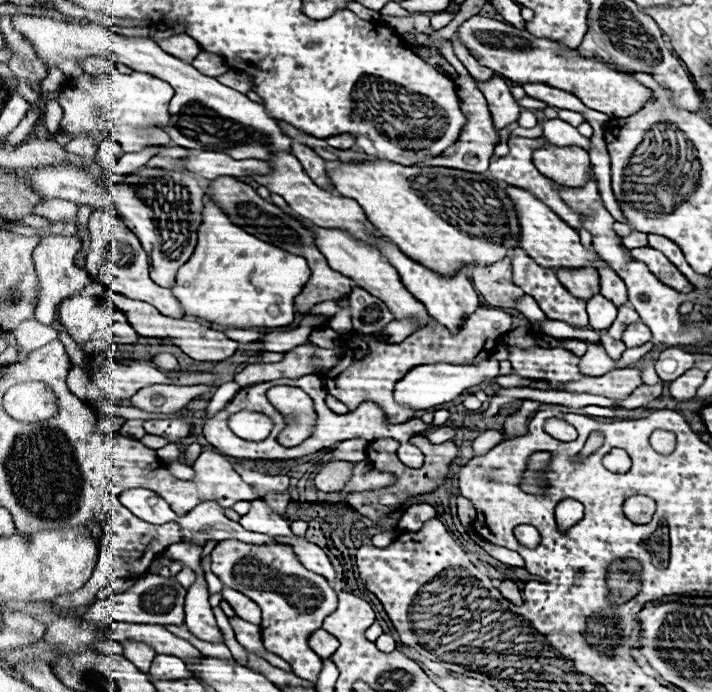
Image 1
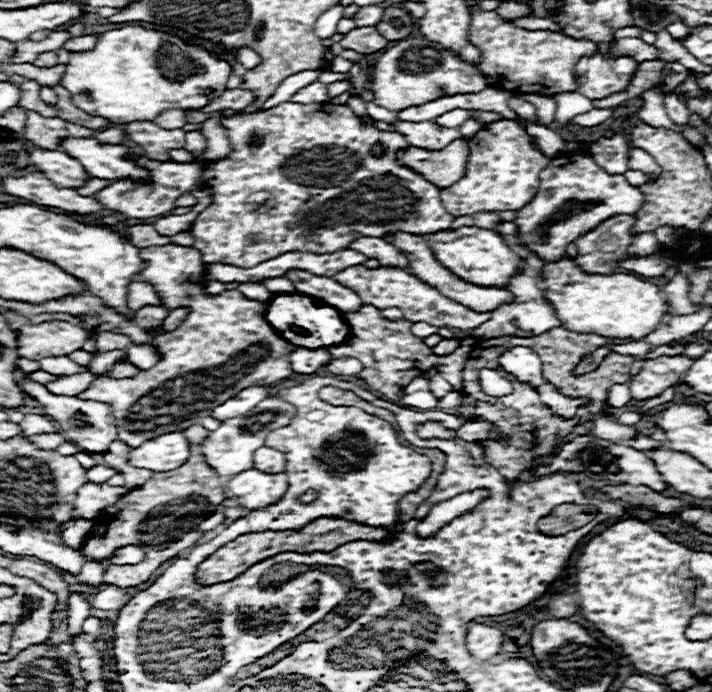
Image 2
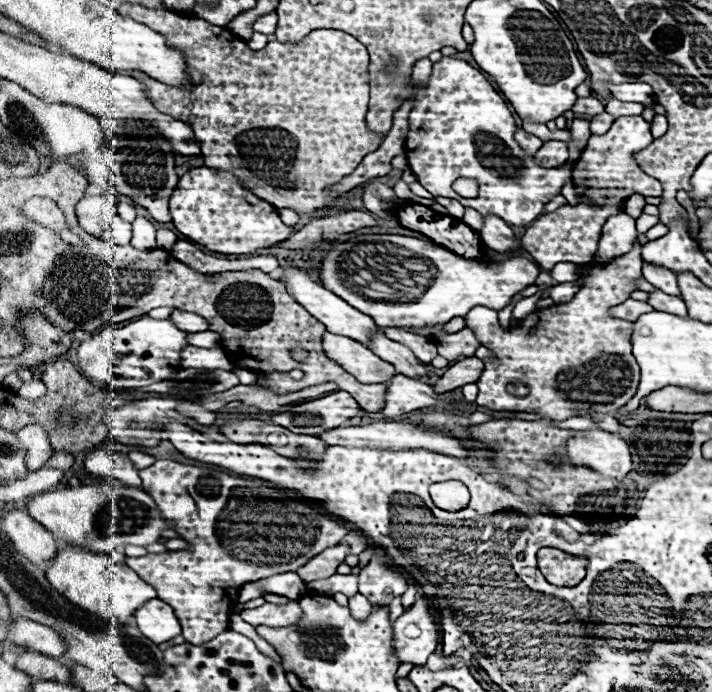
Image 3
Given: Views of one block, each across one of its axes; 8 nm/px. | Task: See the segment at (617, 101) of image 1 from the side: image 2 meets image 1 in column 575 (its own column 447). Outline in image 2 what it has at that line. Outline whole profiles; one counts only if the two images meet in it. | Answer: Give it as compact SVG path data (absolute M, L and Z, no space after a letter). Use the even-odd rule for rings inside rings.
M406 38L398 42L394 48L390 48L388 52L384 52L380 60L372 66L370 88L376 94L374 102L378 106L384 106L392 112L400 112L404 108L418 106L436 100L440 96L452 96L460 92L464 94L480 92L488 88L488 82L478 68L452 56L440 44L430 42L426 38Z

